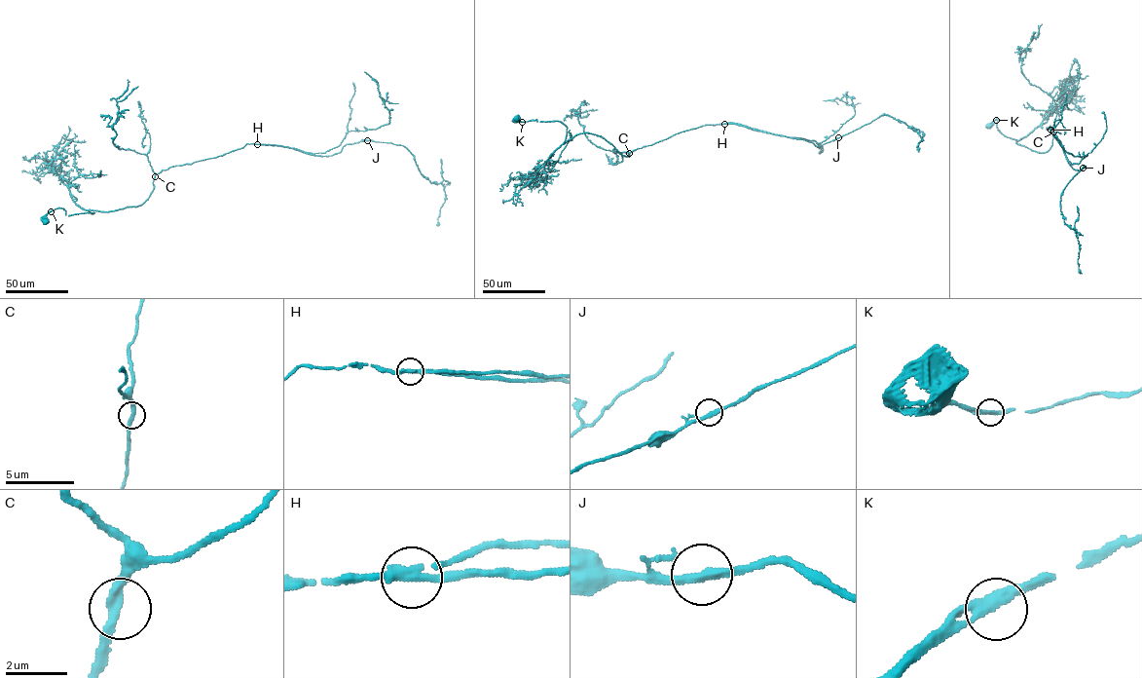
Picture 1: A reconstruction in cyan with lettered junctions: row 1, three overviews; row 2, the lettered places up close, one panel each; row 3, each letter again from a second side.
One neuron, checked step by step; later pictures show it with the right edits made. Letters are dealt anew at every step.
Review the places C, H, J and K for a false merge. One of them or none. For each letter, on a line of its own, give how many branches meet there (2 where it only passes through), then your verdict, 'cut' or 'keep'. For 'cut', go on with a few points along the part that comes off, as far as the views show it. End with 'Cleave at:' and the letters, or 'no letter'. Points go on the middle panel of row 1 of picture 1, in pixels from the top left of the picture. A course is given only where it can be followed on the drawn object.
C: 2 branches meet; keep
H: 2 branches meet; cut; foreign part runs (724, 124), (803, 139), (818, 146), (884, 114), (903, 122), (919, 133), (922, 139), (917, 146), (918, 151)
J: 2 branches meet; keep
K: 2 branches meet; keep
Cleave at: H

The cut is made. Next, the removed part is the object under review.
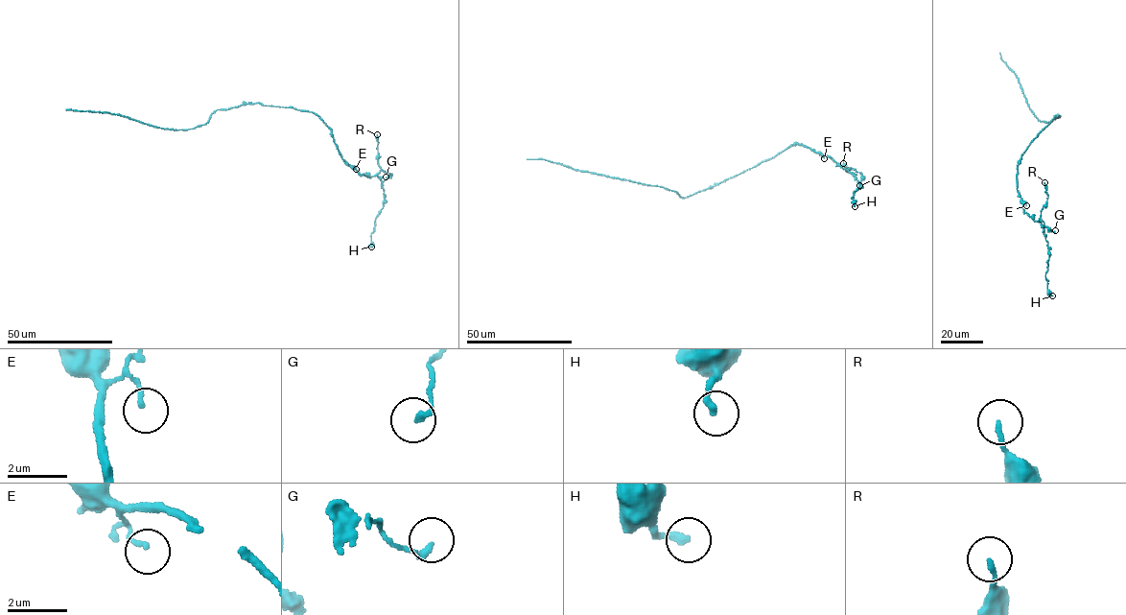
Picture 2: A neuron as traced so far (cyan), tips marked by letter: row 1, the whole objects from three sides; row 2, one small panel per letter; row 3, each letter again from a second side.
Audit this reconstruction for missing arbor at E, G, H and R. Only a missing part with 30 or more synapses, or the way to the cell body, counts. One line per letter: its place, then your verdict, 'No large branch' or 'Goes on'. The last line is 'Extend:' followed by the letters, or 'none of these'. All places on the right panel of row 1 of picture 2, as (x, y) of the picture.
E: Place: (1026, 205). No large branch
G: Place: (1055, 230). No large branch
H: Place: (1052, 295). No large branch
R: Place: (1044, 182). No large branch
Extend: none of these

